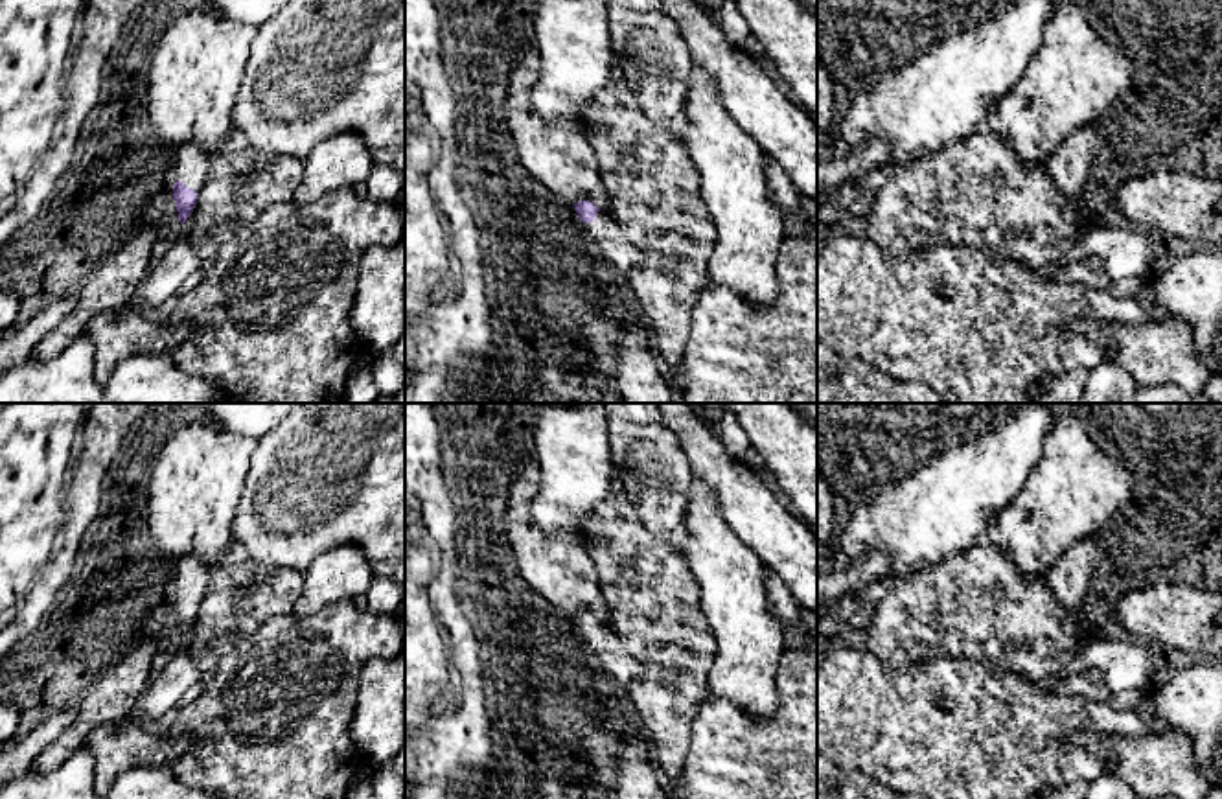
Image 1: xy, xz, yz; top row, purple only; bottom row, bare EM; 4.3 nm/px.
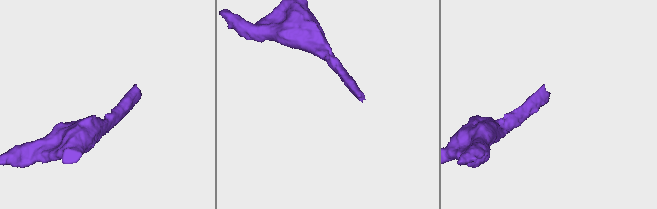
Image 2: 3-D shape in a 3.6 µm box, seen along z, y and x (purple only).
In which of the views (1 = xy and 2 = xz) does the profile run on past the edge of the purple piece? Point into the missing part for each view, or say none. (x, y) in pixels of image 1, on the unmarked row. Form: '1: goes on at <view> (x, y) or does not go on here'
1: goes on at xy (194, 578)
2: goes on at xz (615, 654)

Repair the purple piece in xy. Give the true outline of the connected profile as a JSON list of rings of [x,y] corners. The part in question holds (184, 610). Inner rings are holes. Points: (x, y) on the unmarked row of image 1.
[[[197,556],[180,558],[177,563],[173,611],[180,637],[191,628],[199,604],[215,580],[215,565],[202,563]]]

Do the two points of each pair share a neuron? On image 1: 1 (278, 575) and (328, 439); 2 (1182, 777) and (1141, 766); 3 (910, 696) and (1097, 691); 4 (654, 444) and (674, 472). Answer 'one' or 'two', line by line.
1: two
2: one
3: two
4: one

